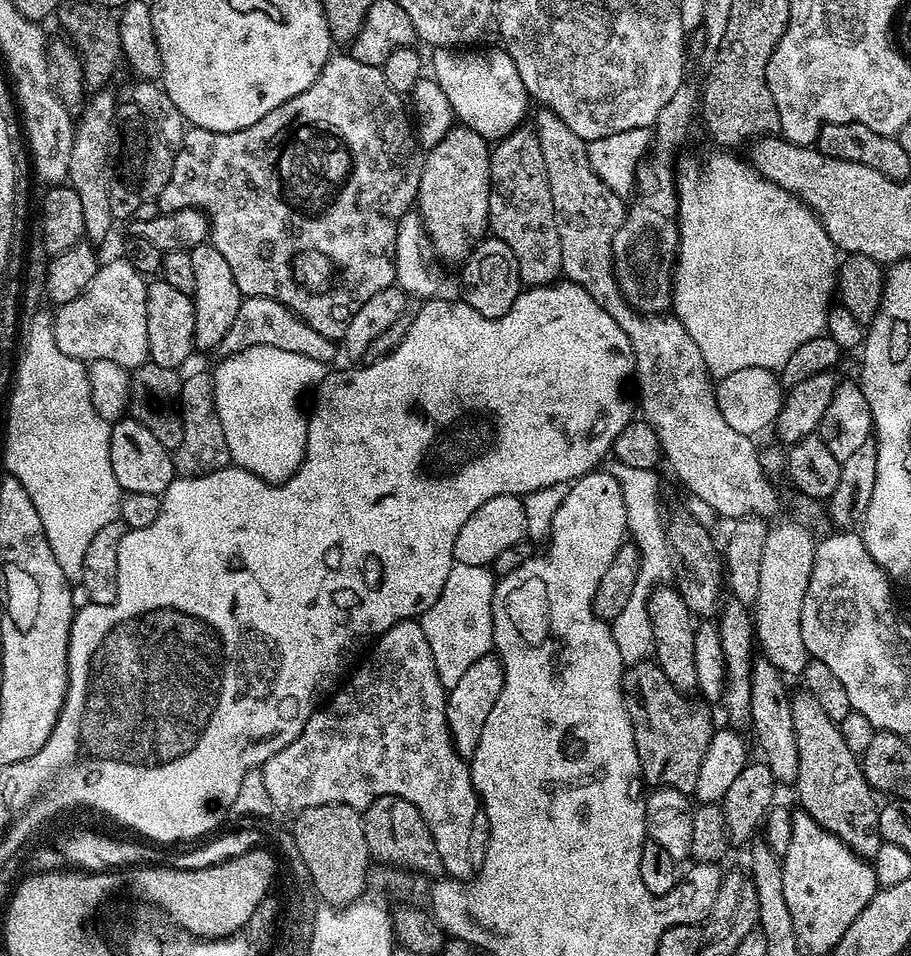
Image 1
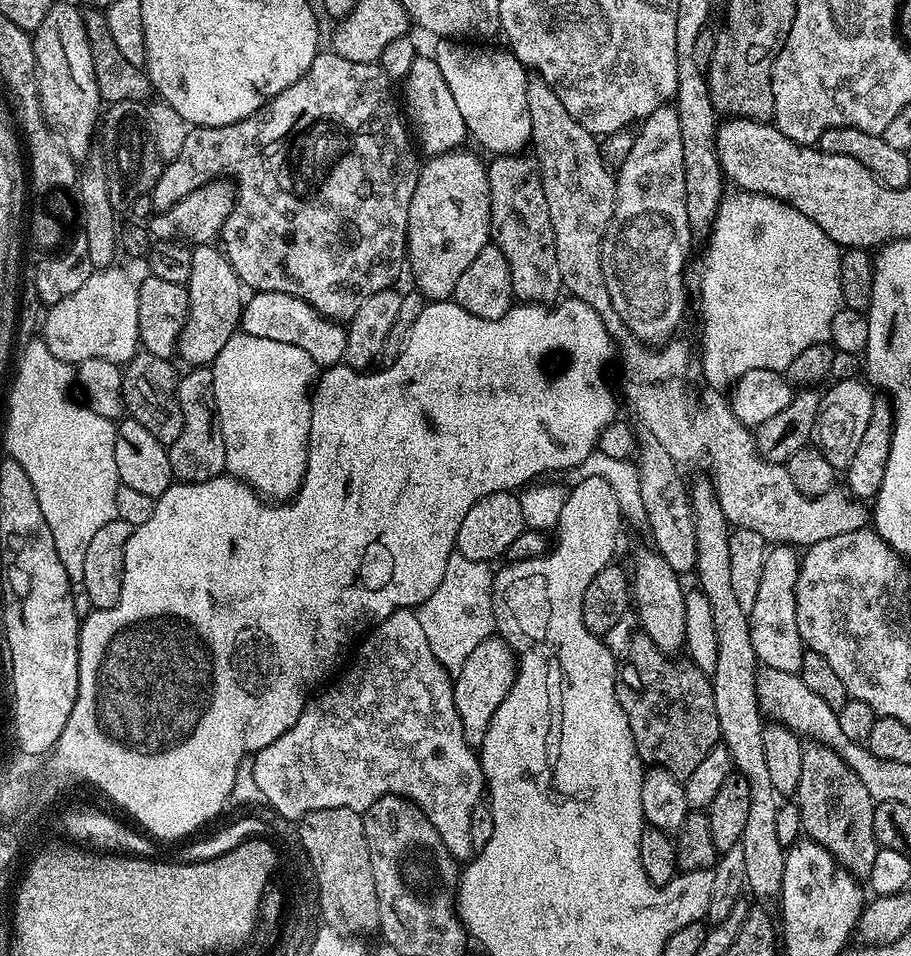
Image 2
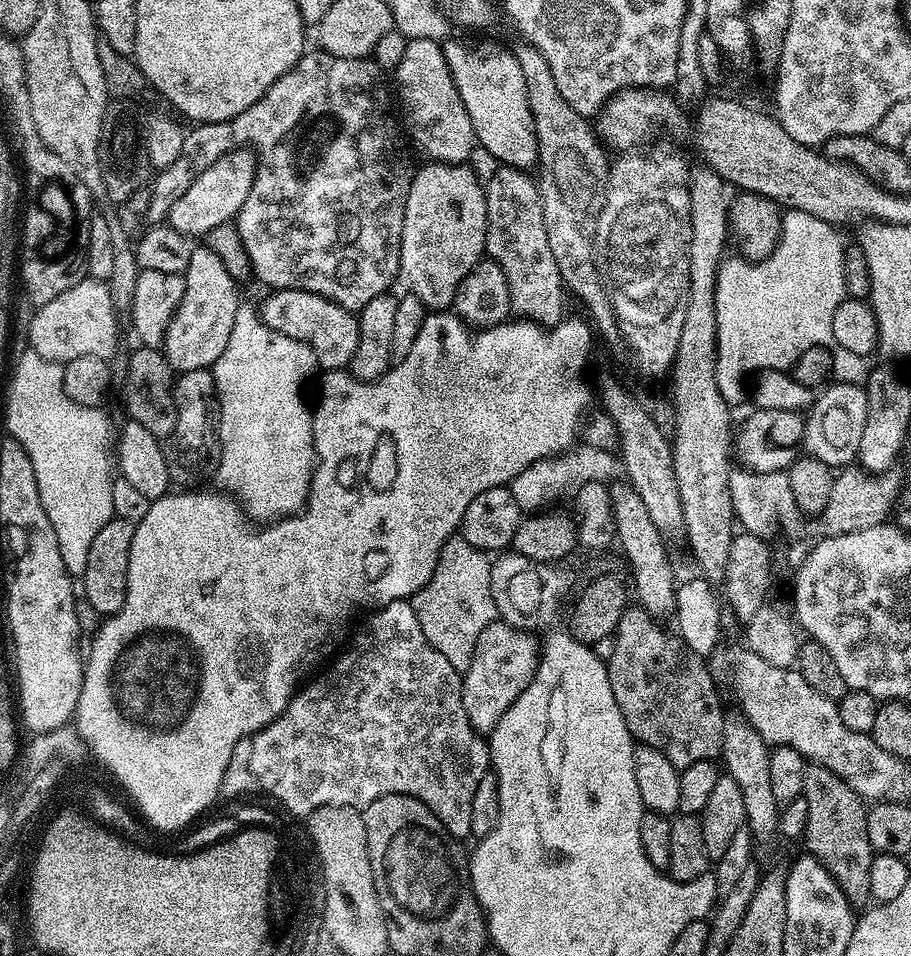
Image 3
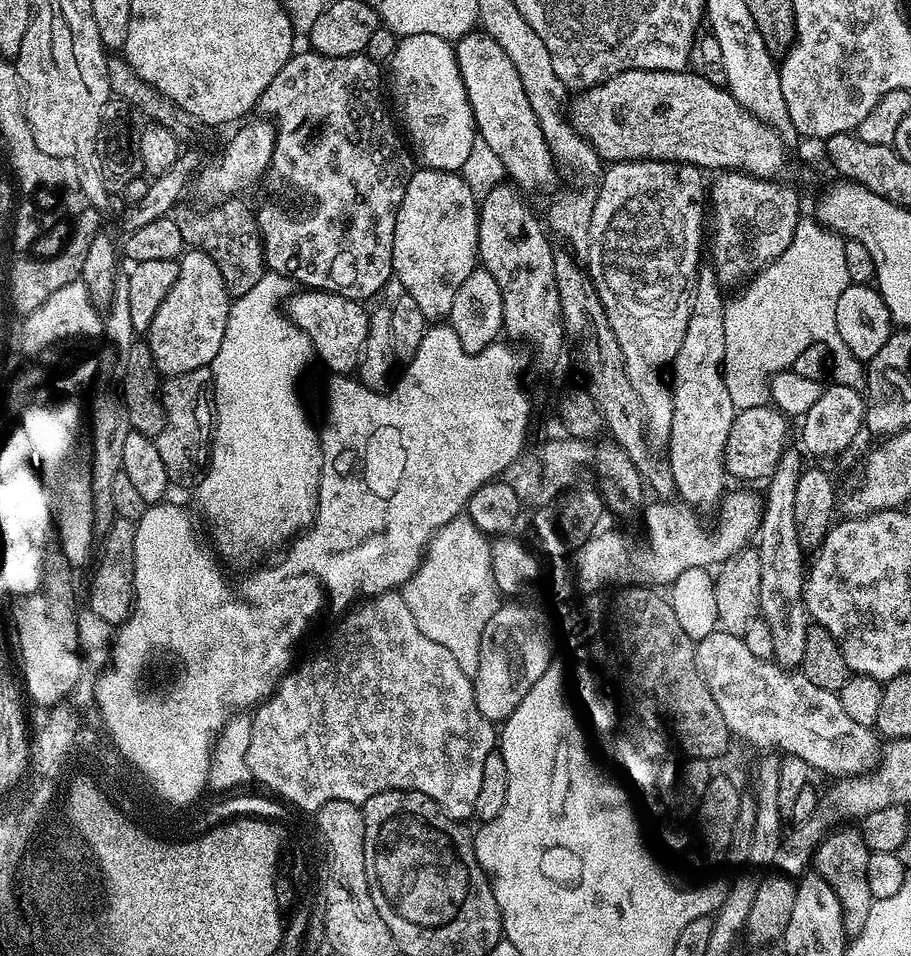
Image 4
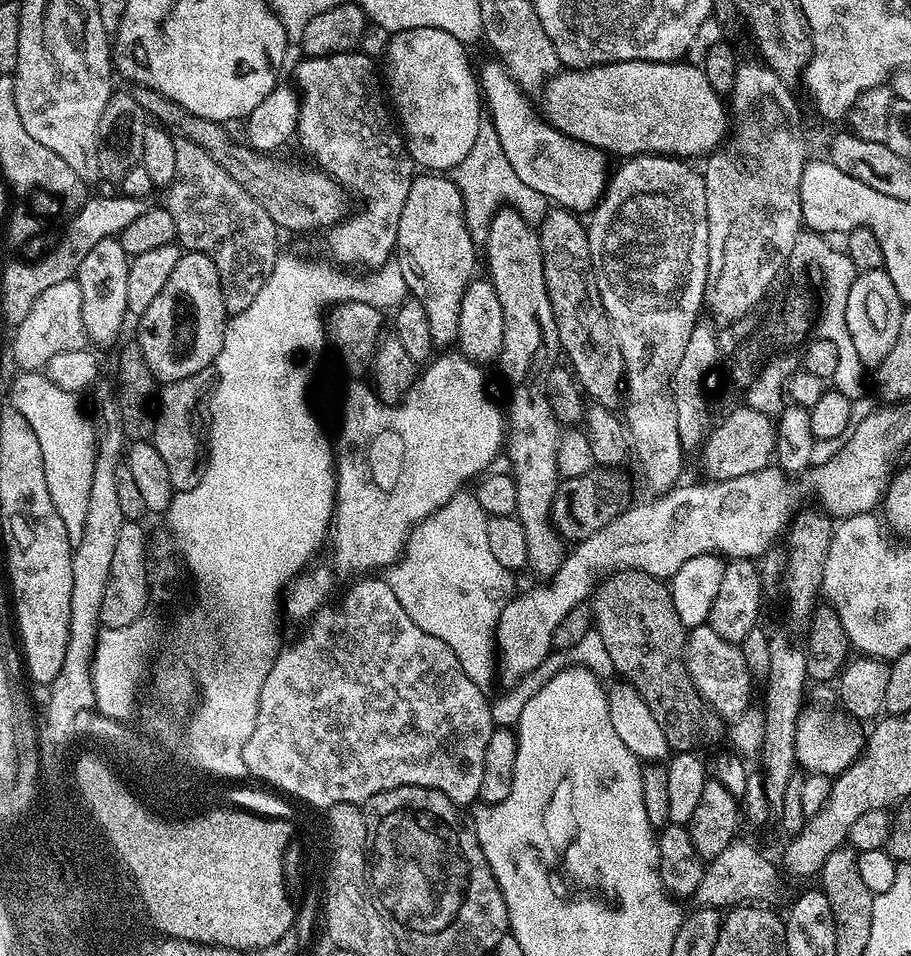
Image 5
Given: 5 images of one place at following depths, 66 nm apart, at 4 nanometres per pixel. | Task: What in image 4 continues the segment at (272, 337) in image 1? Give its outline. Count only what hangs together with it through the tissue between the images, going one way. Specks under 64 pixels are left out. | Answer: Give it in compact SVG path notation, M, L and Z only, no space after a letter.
M300 290L286 304L286 315L310 338L312 351L332 374L352 374L360 367L360 355L366 346L369 309L359 300L339 296L337 292Z

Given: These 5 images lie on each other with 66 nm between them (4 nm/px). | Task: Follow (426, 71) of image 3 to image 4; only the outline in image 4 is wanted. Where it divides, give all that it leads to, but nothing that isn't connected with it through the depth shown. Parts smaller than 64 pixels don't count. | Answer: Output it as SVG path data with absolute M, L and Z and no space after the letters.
M410 34L409 36L401 36L397 39L396 49L390 61L390 69L392 68L392 92L390 88L390 96L396 99L396 104L400 107L400 116L404 119L403 131L406 133L407 143L410 145L410 151L417 161L423 167L433 168L434 170L446 170L447 172L460 172L466 162L466 157L470 154L470 146L474 146L474 142L478 138L476 130L476 119L472 113L470 106L470 98L466 94L466 86L462 82L462 74L458 70L458 58L453 41L446 38L438 38L438 34Z

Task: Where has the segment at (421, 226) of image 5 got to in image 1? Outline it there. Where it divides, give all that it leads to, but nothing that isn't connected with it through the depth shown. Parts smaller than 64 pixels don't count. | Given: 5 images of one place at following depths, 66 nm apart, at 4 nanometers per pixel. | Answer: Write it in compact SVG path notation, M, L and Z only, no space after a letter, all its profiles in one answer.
M453 126L433 148L427 149L422 166L422 182L418 182L415 207L424 221L431 251L448 264L459 265L467 260L477 242L484 239L488 227L488 199L490 198L490 144L477 132L463 126Z

